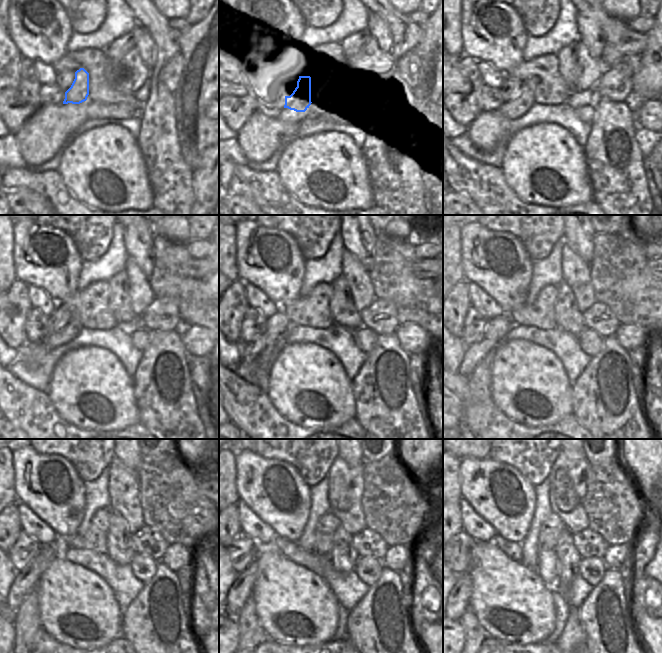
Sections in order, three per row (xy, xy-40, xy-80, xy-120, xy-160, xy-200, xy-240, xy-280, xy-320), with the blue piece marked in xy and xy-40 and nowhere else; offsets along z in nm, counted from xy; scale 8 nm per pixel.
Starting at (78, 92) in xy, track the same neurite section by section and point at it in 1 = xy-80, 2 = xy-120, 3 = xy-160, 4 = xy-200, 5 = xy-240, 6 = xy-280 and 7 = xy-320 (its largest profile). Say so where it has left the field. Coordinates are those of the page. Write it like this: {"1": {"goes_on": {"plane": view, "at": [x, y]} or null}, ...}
{"1": {"goes_on": {"plane": "xy-80", "at": [510, 110]}}, "2": {"goes_on": {"plane": "xy-120", "at": [73, 328]}}, "3": {"goes_on": {"plane": "xy-160", "at": [262, 364]}}, "4": {"goes_on": {"plane": "xy-200", "at": [480, 380]}}, "5": {"goes_on": {"plane": "xy-240", "at": [27, 623]}}, "6": {"goes_on": {"plane": "xy-280", "at": [251, 634]}}, "7": {"goes_on": {"plane": "xy-320", "at": [474, 633]}}}

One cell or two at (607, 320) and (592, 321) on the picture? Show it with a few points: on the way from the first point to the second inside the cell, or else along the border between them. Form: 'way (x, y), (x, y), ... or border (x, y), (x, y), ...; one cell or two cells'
way (603, 320), (596, 321); one cell

